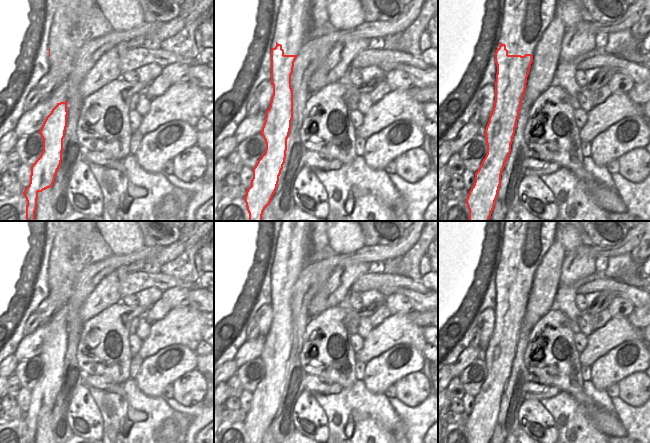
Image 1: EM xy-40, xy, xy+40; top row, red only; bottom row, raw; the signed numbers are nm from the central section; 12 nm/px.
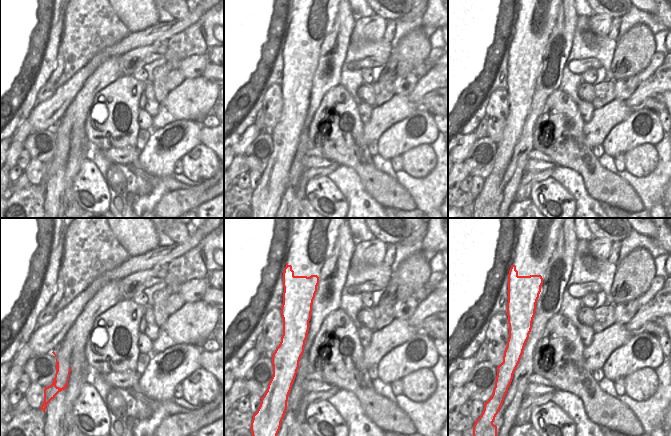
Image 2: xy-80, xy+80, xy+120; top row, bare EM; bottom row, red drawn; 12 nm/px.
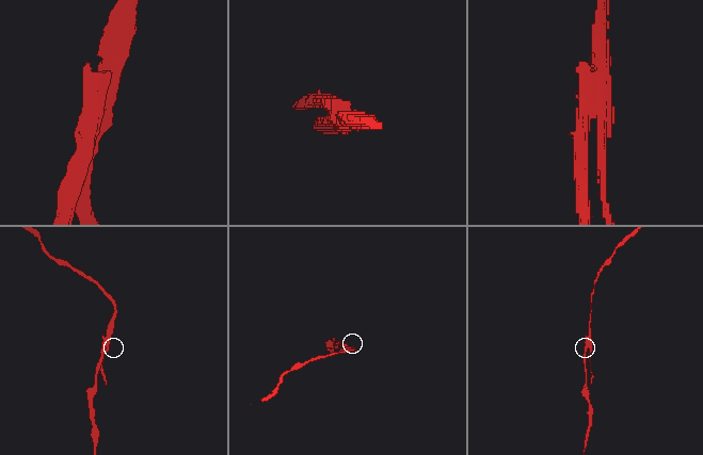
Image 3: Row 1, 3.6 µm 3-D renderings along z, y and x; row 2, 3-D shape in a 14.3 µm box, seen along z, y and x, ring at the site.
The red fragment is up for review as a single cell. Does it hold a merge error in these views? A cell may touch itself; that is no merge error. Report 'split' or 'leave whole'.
split

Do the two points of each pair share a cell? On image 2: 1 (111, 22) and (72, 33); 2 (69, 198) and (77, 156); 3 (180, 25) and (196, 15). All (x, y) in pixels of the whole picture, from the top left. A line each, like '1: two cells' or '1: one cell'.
1: one cell
2: one cell
3: one cell

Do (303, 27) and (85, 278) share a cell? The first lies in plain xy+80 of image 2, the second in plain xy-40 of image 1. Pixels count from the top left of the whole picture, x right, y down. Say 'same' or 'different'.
different

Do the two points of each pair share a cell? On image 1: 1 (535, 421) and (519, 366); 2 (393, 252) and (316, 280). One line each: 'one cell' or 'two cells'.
1: two cells
2: one cell

